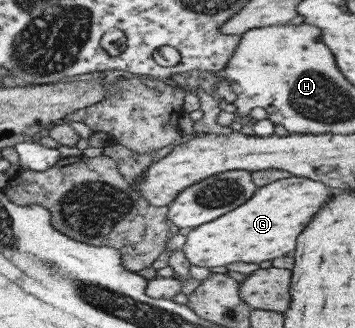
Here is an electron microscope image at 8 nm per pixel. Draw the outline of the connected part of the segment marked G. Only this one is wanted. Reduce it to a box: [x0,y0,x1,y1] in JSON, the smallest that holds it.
[183,175,331,269]

